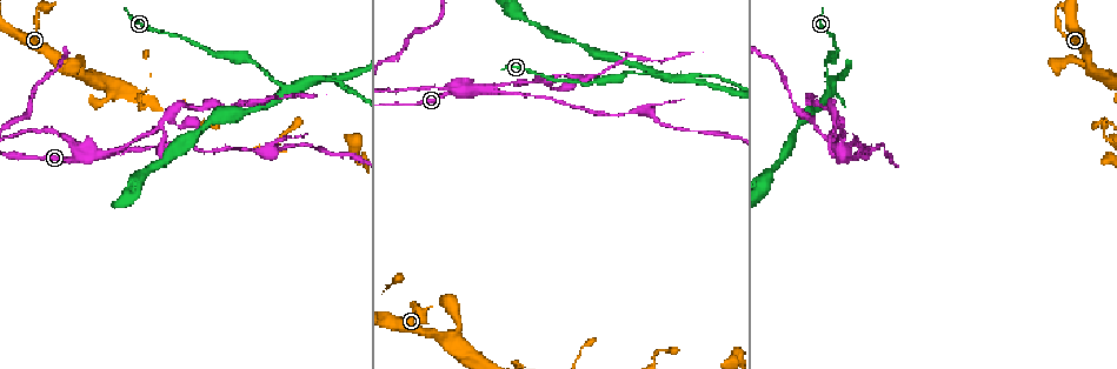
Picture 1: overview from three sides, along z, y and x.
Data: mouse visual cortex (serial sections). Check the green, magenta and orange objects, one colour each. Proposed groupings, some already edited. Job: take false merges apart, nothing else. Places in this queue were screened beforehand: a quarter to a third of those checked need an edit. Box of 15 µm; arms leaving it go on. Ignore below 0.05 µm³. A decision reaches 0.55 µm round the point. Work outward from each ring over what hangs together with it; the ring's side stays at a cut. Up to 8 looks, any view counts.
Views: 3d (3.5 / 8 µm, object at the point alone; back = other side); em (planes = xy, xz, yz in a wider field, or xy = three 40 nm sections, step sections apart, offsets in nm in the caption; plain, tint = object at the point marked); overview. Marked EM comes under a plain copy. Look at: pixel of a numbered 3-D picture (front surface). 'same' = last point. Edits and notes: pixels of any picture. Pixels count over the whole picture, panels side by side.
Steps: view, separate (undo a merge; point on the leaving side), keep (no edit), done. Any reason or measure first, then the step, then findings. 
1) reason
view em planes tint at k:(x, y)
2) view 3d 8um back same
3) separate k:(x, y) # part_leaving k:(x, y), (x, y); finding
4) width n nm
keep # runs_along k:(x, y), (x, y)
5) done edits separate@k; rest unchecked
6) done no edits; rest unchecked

two arms at a narrow angle
view 3d 8um at 1:(113, 150)

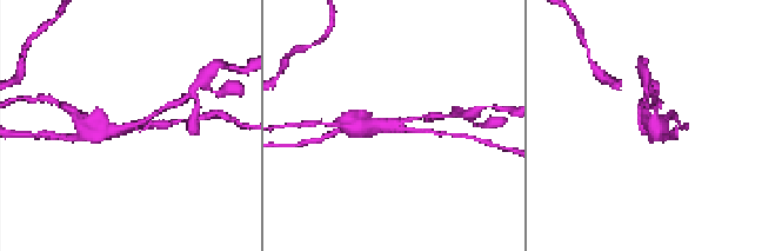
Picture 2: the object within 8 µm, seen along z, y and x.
arms 3; arm_widths 150, 150, 450 nm; shape alone is not enough
view em xy step 5 tint at 2:(134, 124)

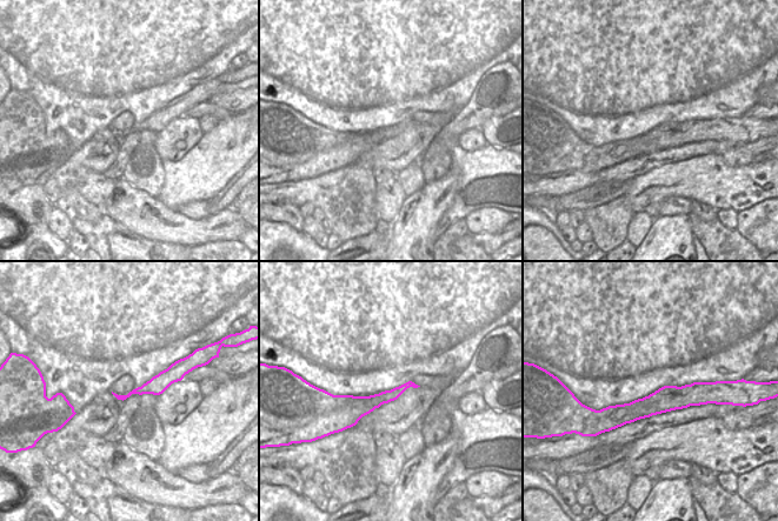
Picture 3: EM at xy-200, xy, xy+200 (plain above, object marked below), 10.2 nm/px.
separate 2:(159, 124) # two cells meet here

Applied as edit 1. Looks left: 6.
arms part here
view 3d 3.5um at 1:(167, 118)

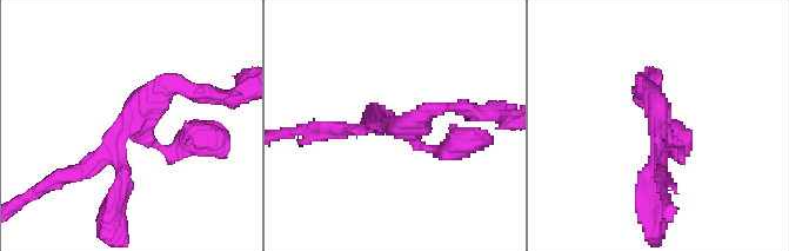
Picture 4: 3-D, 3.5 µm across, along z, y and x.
arms 3; arm_widths 150, 150, 200 nm; now the EM
view em xy step 2 tint at 4:(656, 124)

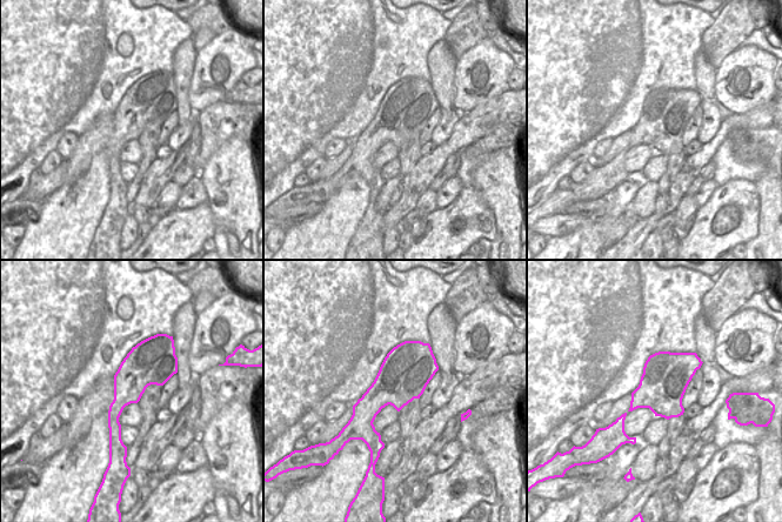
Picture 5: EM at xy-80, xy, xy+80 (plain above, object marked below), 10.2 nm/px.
width 500 nm
keep # runs_along 4:(67, 178), (168, 87), (191, 91); continuous, no second cell

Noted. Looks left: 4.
arms run side by side
view 3d 8um at 1:(311, 82)

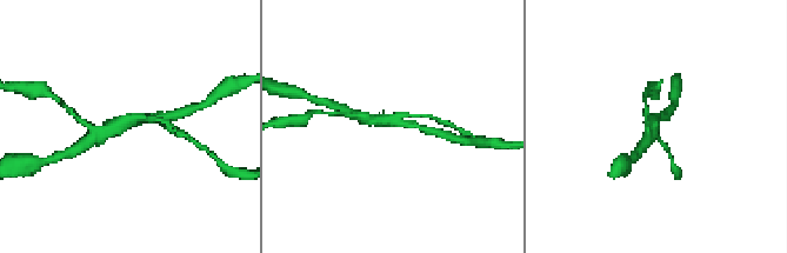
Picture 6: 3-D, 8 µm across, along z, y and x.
closer look
view 3d 3.5um at 6:(654, 117)

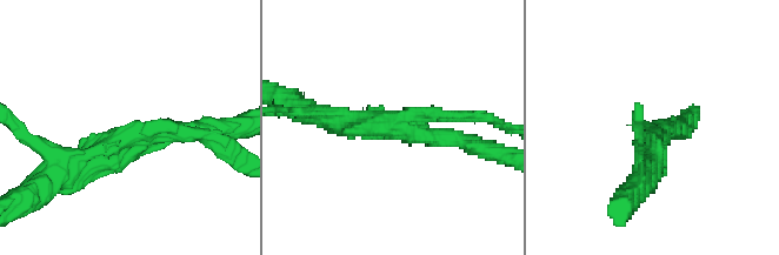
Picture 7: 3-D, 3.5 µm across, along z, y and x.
view em xy step 3 tint at 7:(649, 133)

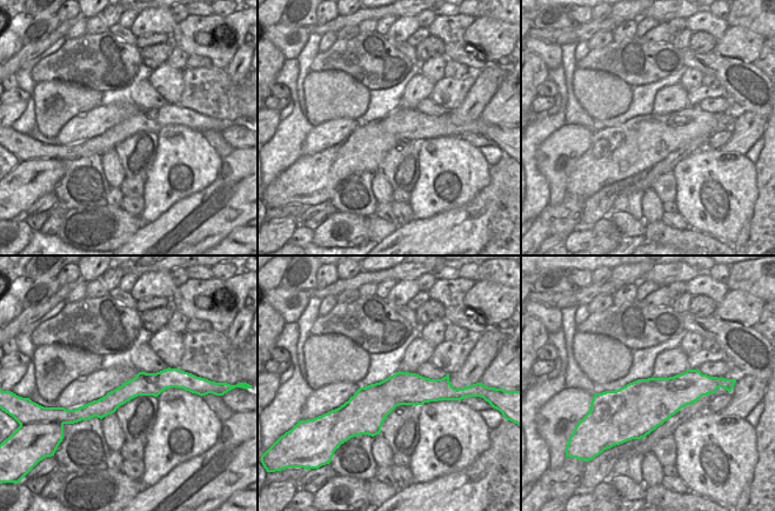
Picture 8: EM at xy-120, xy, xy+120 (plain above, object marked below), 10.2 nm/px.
arms 3; arm_widths 150, 250, 300 nm
separate 7:(461, 139) # part_leaving 7:(641, 165), (641, 182), (614, 219); two cells meet here

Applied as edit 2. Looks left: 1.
done edits separate@2, separate@7; rest unchecked

